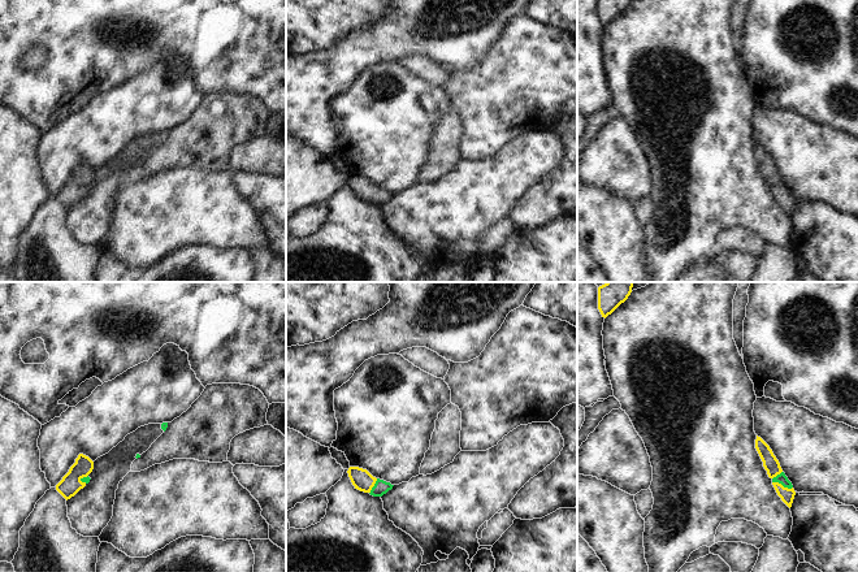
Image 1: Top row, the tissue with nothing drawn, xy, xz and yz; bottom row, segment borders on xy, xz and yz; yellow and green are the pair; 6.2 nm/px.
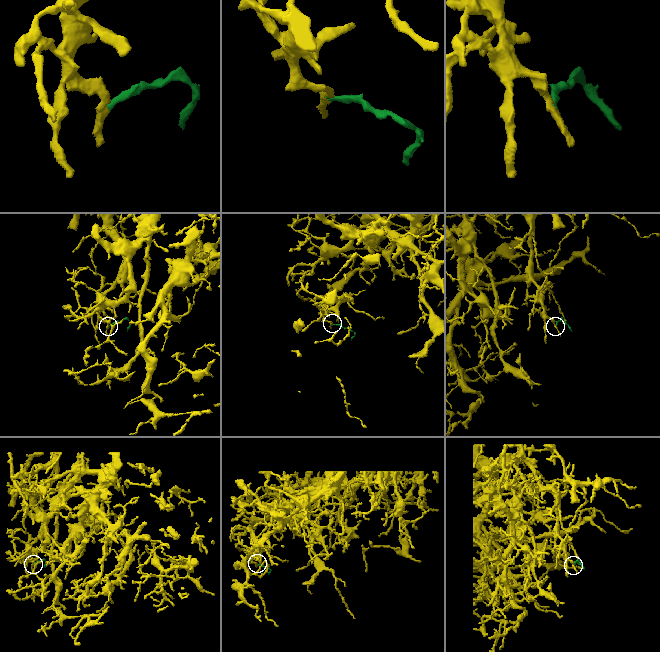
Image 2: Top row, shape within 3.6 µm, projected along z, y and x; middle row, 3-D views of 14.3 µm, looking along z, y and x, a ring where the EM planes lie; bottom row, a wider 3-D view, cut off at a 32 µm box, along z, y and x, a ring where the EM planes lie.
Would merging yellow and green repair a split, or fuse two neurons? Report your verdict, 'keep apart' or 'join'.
join

